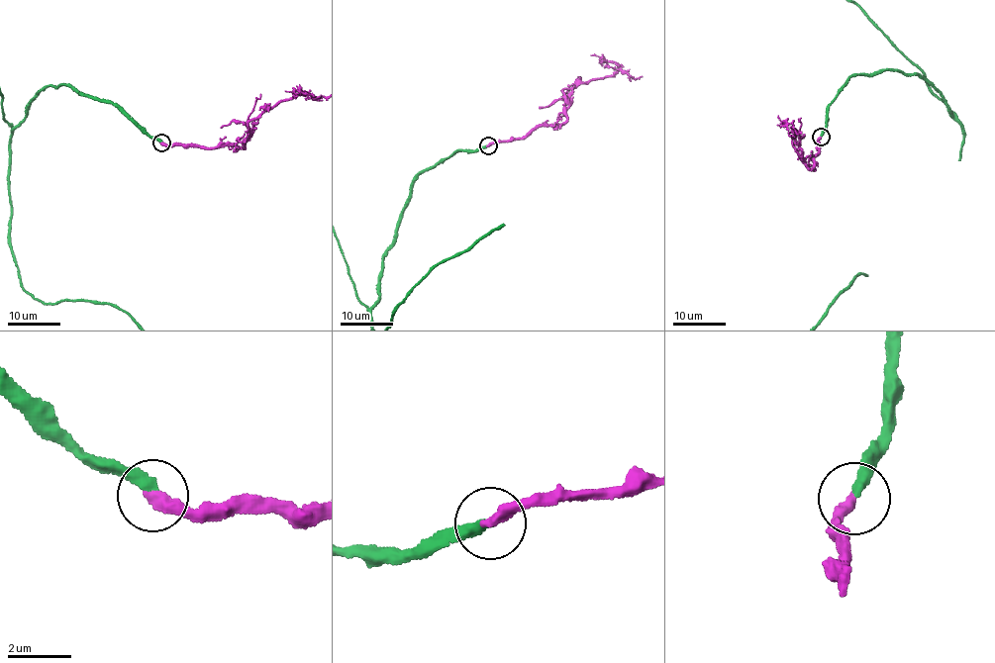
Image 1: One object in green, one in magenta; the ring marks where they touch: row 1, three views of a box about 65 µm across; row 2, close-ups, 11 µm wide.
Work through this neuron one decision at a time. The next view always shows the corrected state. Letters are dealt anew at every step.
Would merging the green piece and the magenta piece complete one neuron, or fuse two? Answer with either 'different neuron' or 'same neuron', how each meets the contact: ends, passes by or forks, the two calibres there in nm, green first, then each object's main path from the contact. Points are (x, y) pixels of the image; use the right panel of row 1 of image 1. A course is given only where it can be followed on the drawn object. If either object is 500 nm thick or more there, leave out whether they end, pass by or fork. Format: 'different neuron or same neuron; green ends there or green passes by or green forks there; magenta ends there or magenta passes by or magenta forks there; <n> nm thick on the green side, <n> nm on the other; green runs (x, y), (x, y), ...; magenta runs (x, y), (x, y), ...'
same neuron; green ends there; magenta ends there; 360 nm thick on the green side, 400 nm on the other; green runs (821, 137), (826, 111), (857, 74), (914, 72), (940, 92), (951, 113), (926, 75), (856, 4); magenta runs (821, 137), (820, 151), (811, 157), (810, 165), (809, 160), (798, 153), (798, 132), (778, 116)

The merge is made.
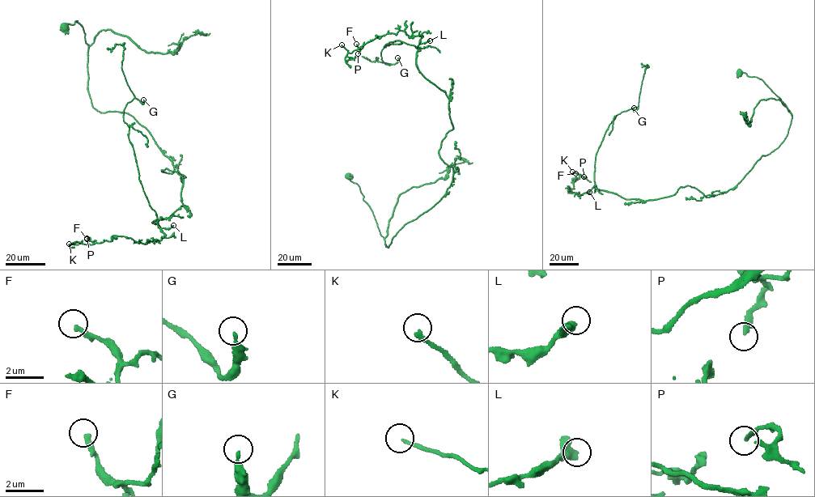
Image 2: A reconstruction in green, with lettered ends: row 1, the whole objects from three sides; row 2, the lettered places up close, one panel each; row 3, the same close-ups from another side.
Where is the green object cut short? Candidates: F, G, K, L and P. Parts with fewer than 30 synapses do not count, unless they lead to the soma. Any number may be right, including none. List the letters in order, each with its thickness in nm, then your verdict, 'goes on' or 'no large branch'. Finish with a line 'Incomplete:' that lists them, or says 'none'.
F: 240 nm thick; no large branch
G: 240 nm thick; no large branch
K: 180 nm thick; goes on
L: 550 nm thick; no large branch
P: 240 nm thick; no large branch
Incomplete: K

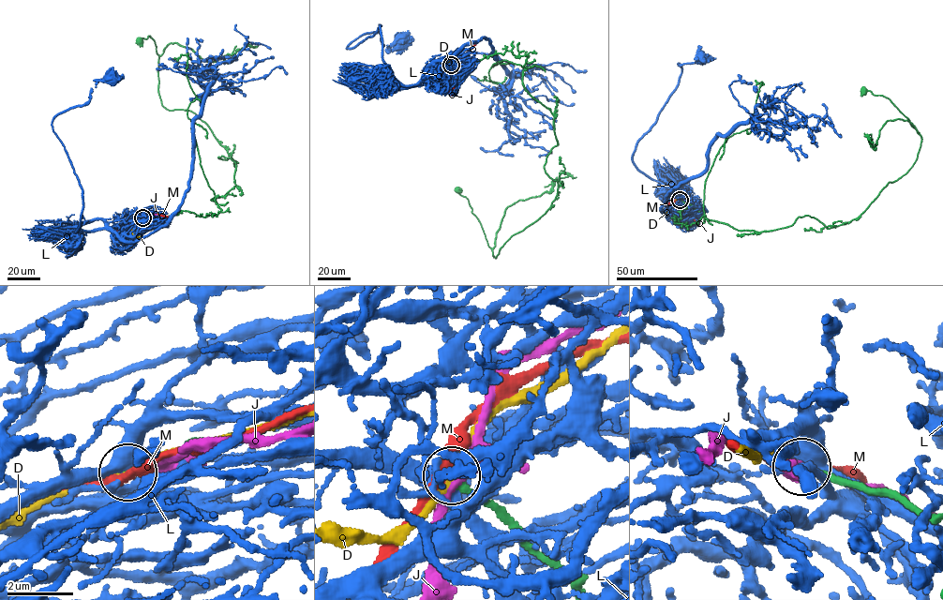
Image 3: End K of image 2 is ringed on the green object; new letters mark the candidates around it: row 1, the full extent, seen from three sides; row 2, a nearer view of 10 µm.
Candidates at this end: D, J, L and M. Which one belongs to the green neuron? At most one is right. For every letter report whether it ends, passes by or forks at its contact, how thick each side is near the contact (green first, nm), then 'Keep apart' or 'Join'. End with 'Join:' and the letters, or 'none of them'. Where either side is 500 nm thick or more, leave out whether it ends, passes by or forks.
D: It passes by. Thickness 190 nm (green) against 200 nm. Keep apart
J: It passes by. Thickness 200 nm (green) against 260 nm. Keep apart
L: It forks there. Thickness 240 nm (green) against 420 nm. Keep apart
M: It passes by. Thickness 180 nm (green) against 280 nm. Keep apart
Join: none of them

